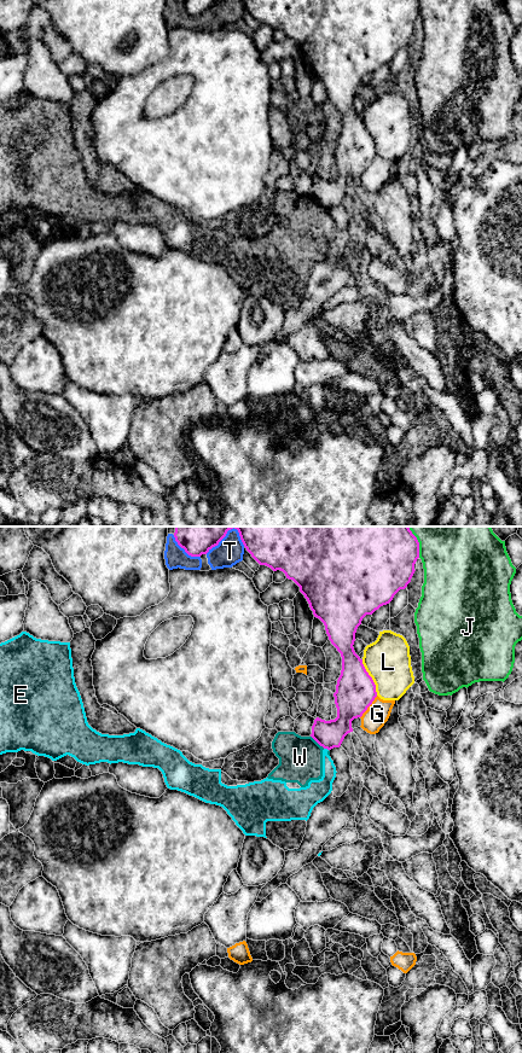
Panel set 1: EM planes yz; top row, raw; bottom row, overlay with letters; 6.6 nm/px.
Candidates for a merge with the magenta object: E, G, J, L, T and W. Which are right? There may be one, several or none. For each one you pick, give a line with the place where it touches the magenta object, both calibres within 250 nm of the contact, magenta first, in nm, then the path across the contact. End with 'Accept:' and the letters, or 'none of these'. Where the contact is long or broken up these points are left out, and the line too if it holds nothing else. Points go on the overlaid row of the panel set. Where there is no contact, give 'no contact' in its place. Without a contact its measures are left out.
Accept: none of these

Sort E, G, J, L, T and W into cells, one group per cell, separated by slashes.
E W / G / J / L / T

